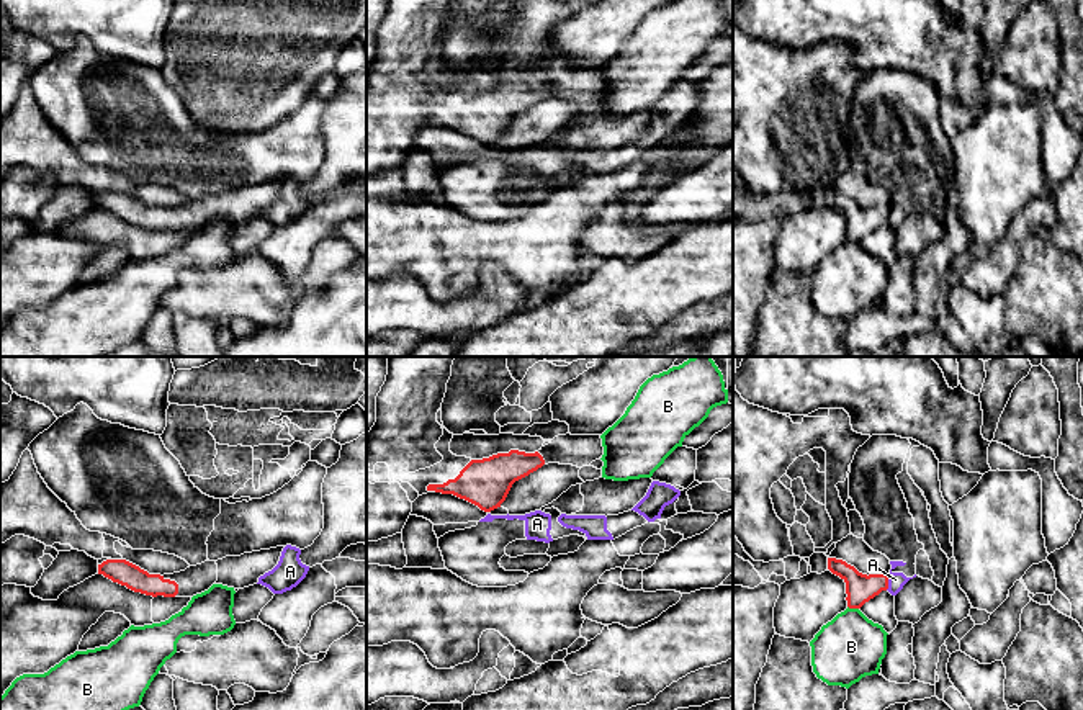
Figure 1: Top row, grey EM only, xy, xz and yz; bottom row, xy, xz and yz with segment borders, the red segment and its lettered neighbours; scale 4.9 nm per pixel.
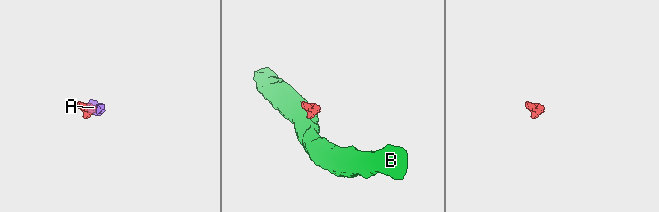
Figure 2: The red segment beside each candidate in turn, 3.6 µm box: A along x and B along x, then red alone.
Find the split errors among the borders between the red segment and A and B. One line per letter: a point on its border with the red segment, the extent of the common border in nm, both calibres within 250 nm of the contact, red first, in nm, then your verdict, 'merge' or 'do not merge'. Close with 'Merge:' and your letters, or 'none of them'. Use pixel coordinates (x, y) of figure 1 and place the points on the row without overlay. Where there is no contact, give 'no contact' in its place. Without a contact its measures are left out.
A: yz (887, 216) | 80 nm | 140/80 nm | do not merge
B: yz (853, 241) | 60 nm | 140/320 nm | do not merge
Merge: none of them

